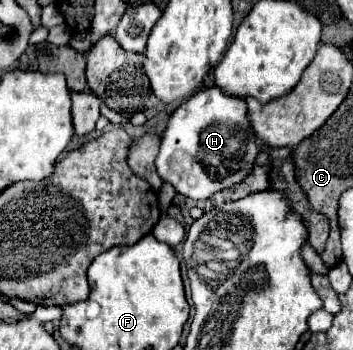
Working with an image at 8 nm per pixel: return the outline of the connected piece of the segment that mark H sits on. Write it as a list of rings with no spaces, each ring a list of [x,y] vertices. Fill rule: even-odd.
[[[211,86],[191,94],[191,98],[171,114],[155,164],[161,180],[169,182],[175,192],[201,200],[241,182],[251,172],[259,146],[261,142],[253,136],[247,120],[245,100],[225,94],[219,86]],[[239,132],[243,132],[245,138],[239,140]]]

